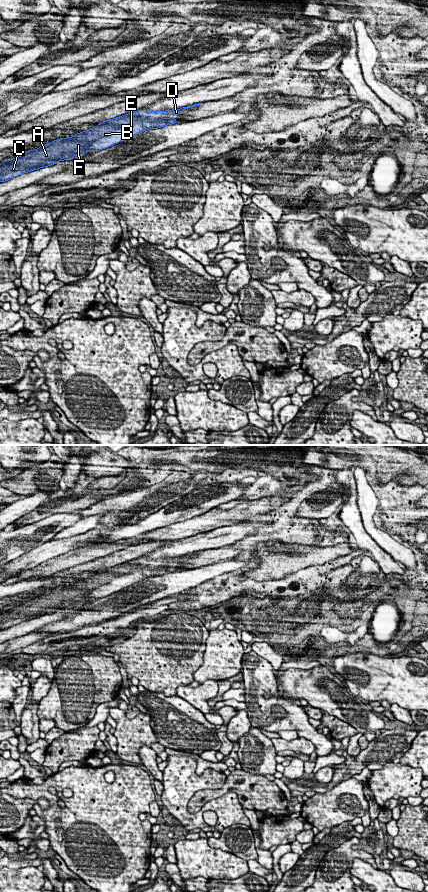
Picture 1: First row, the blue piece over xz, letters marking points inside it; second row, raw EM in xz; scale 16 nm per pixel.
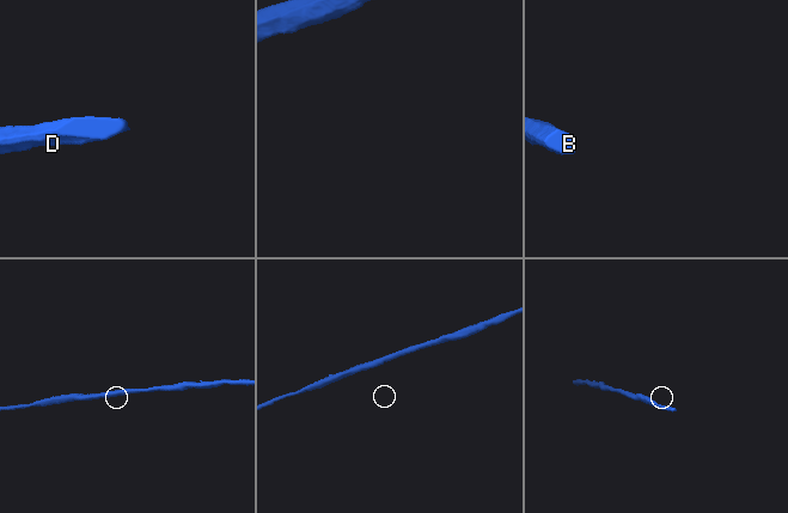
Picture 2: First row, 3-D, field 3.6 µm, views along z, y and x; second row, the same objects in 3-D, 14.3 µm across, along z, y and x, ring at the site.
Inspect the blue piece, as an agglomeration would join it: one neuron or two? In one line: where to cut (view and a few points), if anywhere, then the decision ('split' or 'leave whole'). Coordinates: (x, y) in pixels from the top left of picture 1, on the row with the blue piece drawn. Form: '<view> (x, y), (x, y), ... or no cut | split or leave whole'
no cut | leave whole

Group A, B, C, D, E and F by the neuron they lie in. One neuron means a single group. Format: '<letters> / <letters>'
A B C D E F

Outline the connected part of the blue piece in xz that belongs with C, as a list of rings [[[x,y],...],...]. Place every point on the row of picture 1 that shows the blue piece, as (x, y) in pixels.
[[[198,103],[192,106],[182,107],[181,109],[166,111],[137,110],[114,119],[106,120],[94,128],[75,134],[73,137],[54,140],[51,143],[42,145],[35,150],[29,149],[27,153],[22,154],[20,157],[15,157],[12,160],[5,160],[0,164],[0,182],[8,181],[9,179],[23,173],[28,173],[39,168],[54,165],[58,161],[72,159],[76,154],[84,155],[88,151],[99,151],[108,148],[148,129],[157,129],[166,125],[175,124],[178,121],[174,117],[165,119],[160,118],[159,116],[162,114],[172,114],[173,116],[179,115],[186,108],[196,107],[201,104],[202,103]]]

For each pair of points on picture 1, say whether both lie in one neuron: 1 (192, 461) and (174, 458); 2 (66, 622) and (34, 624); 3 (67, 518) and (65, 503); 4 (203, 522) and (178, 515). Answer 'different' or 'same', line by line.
1: same
2: different
3: different
4: different

